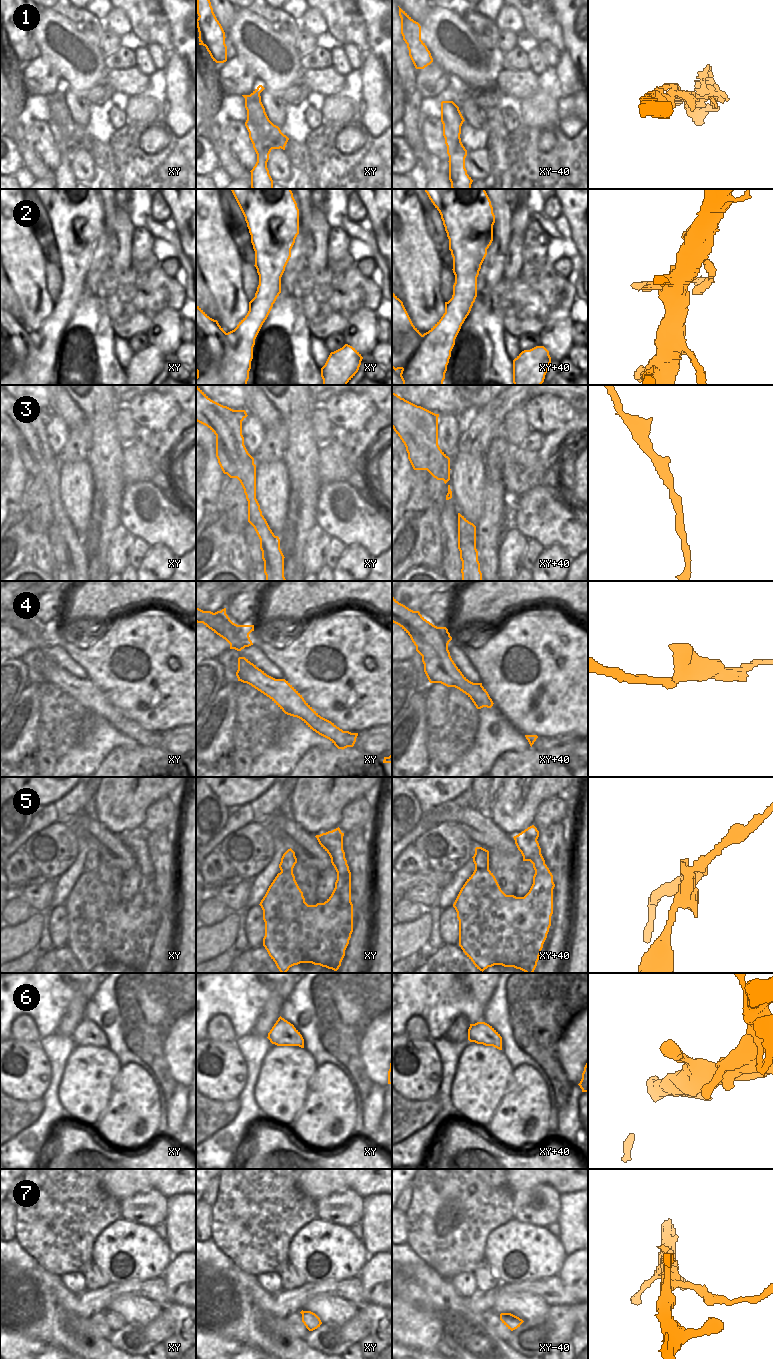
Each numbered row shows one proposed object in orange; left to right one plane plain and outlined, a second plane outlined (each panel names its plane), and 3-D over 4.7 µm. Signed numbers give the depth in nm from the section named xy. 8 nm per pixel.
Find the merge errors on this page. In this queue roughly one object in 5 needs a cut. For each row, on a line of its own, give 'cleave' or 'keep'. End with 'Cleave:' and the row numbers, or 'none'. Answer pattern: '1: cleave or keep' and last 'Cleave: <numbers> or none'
1: cleave
2: cleave
3: keep
4: keep
5: keep
6: keep
7: keep
Cleave: 1, 2

